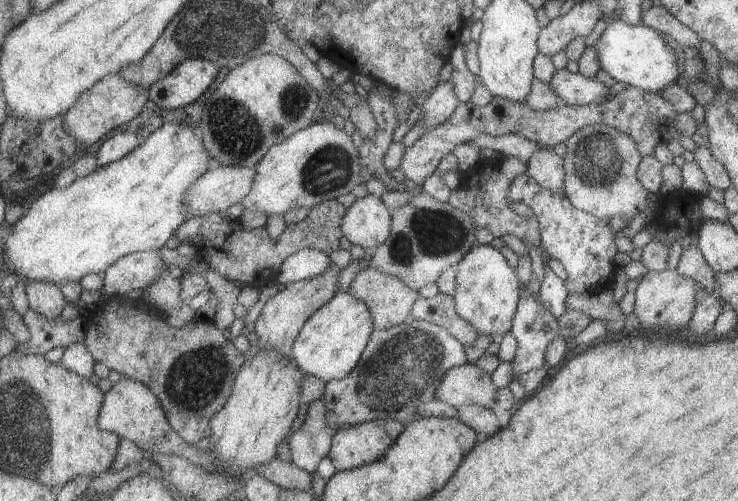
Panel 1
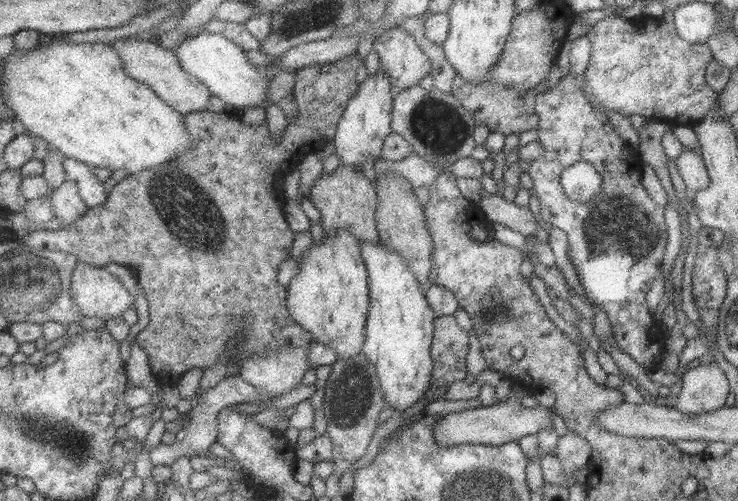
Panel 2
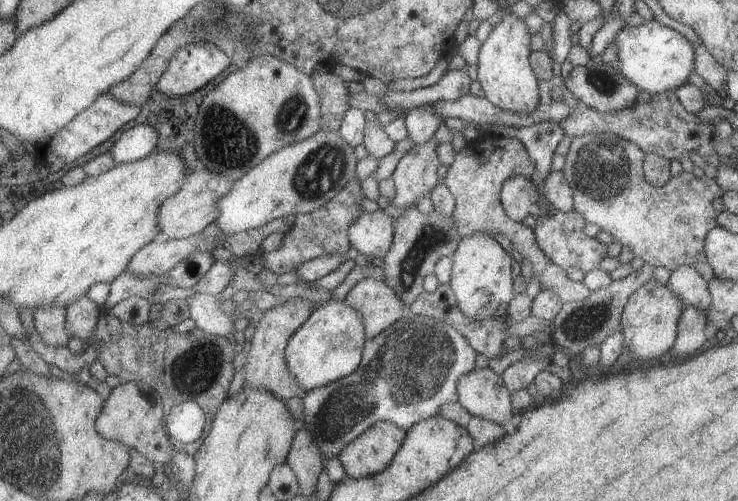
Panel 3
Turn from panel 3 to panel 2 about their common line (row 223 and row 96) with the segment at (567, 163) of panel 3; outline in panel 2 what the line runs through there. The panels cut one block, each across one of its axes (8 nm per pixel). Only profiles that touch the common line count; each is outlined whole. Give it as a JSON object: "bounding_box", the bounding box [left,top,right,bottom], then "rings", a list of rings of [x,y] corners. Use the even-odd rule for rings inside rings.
{"bounding_box":[584,14,718,126],"rings":[[[613,14],[593,24],[585,36],[591,46],[590,59],[584,70],[585,92],[593,96],[603,112],[611,110],[624,117],[638,114],[646,120],[670,123],[672,126],[691,126],[716,104],[718,93],[706,85],[703,79],[707,62],[712,58],[708,46],[682,40],[673,25],[667,24],[661,17],[635,16],[623,19]]]}

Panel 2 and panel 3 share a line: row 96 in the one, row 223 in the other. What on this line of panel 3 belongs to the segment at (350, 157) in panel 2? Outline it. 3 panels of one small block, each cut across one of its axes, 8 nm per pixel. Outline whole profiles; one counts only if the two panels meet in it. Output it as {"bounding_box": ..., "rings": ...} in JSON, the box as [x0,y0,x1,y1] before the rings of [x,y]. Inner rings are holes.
{"bounding_box":[350,209,393,259],"rings":[[[387,209],[363,212],[350,228],[352,246],[360,254],[381,259],[391,250],[393,236],[393,216]]]}

